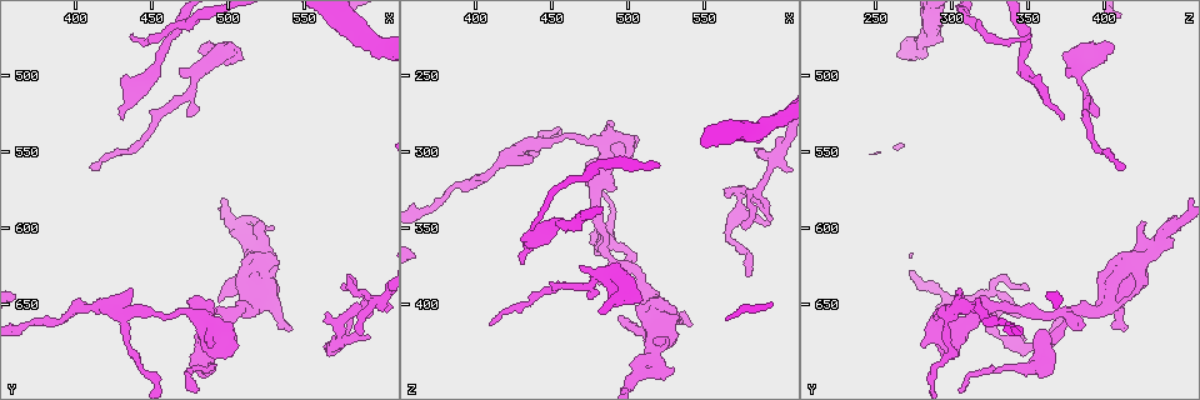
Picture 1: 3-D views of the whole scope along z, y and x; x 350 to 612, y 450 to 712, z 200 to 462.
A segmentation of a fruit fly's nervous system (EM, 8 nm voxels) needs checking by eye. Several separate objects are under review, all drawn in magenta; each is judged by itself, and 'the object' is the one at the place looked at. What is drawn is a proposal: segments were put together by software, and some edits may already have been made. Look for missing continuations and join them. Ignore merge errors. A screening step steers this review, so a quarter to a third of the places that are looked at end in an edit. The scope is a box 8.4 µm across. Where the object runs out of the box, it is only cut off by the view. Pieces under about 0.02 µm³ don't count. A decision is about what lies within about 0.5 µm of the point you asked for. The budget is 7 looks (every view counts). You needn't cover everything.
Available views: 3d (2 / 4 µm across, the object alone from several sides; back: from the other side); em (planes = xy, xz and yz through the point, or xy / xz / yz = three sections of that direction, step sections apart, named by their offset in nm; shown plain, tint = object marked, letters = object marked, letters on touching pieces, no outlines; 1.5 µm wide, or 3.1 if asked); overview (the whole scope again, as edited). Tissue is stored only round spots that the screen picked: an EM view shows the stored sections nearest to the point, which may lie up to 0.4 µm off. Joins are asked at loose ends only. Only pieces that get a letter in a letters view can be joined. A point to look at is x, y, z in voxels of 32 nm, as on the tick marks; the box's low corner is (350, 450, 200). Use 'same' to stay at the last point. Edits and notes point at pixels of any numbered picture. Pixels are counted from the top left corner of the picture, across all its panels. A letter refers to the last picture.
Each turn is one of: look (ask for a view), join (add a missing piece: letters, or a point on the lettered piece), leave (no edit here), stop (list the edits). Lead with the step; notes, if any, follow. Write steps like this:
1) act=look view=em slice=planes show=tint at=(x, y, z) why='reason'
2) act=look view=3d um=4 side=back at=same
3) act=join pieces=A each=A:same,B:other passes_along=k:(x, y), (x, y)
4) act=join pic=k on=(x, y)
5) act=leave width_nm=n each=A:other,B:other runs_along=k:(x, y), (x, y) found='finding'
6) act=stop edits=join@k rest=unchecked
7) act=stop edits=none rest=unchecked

act=look view=em slice=planes show=tint at=(540, 666, 412)

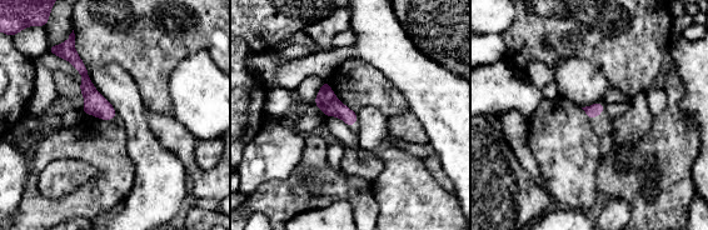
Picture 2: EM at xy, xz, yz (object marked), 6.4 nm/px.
act=look view=em slice=planes show=letters at=same why='see the neighbours'

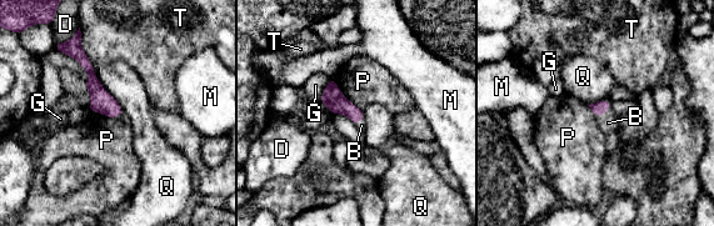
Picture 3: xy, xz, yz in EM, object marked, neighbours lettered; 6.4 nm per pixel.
act=join pieces=B each=B:same,D:other,G:other,M:other,P:other,Q:other,T:other passes_along=3:(602, 106), (603, 112), (608, 122) found='it goes on there'

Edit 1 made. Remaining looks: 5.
act=look view=overview why='redraw'

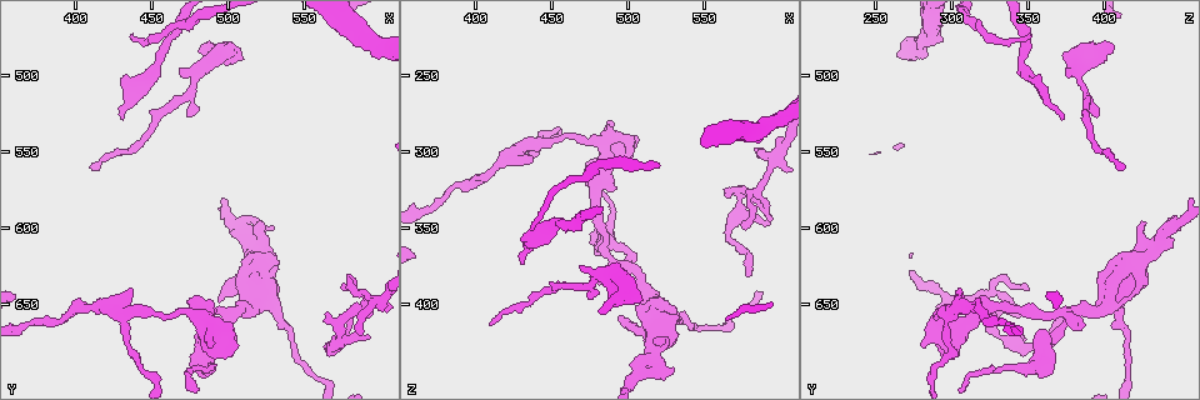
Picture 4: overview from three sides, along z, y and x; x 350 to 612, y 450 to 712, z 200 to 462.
act=look view=3d um=4 at=(438, 640, 308) why='branch stops here'

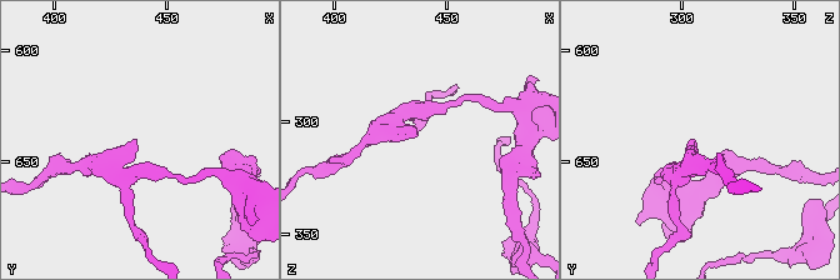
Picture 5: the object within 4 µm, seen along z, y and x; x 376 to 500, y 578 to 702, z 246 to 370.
act=look view=em slice=planes show=letters at=(435, 641, 306)

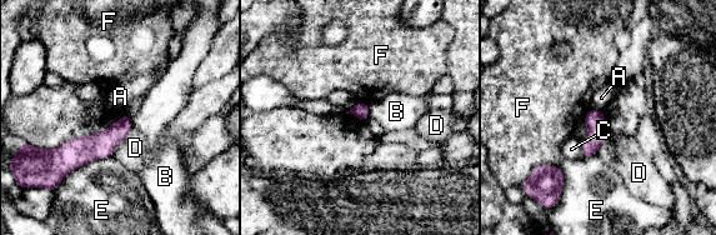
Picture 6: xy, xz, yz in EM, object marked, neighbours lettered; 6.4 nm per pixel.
act=leave each=A:other,B:other,C:other,D:other,E:other,F:other runs_along=6:(128, 121), (101, 145), (56, 155) found='none of them fits'

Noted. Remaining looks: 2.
act=look view=3d um=2 at=(436, 474, 352) why='thin end'

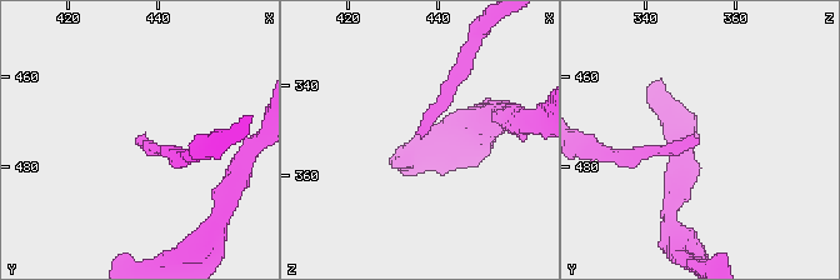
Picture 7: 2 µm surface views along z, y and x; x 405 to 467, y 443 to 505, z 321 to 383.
act=look view=em slice=planes show=letters at=(436, 473, 351)

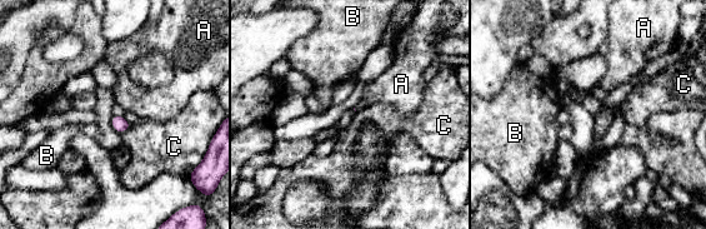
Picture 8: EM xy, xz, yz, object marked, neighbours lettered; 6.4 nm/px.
act=leave each=A:other,B:other,C:other border=8:(131, 124), (121, 134) found='no lettered piece goes on from it'

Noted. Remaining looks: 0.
act=stop edits=join@3 rest=unchecked

